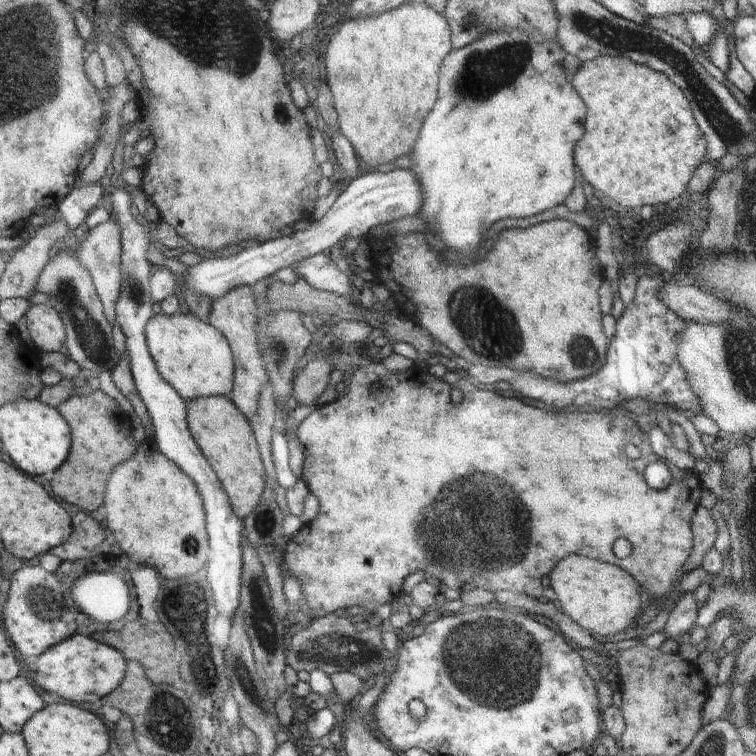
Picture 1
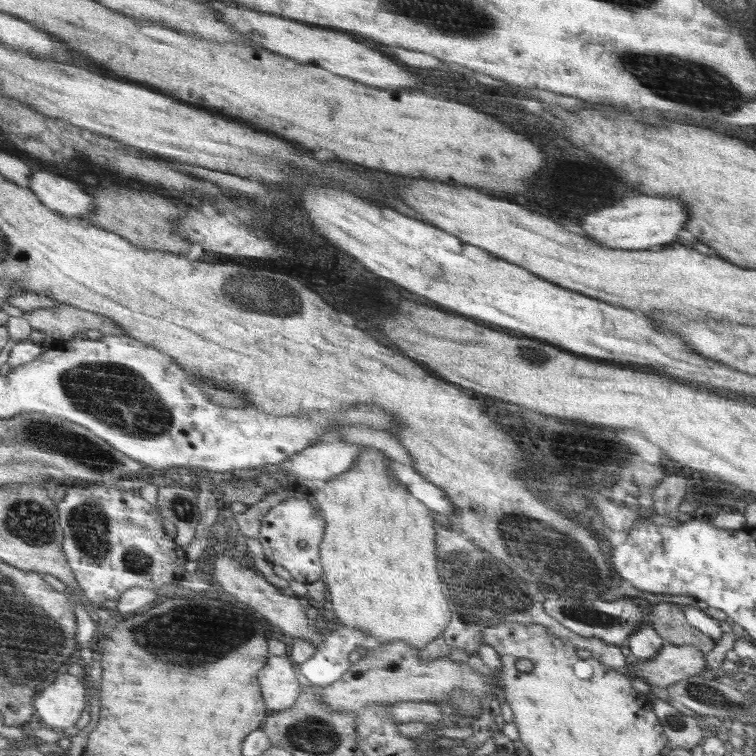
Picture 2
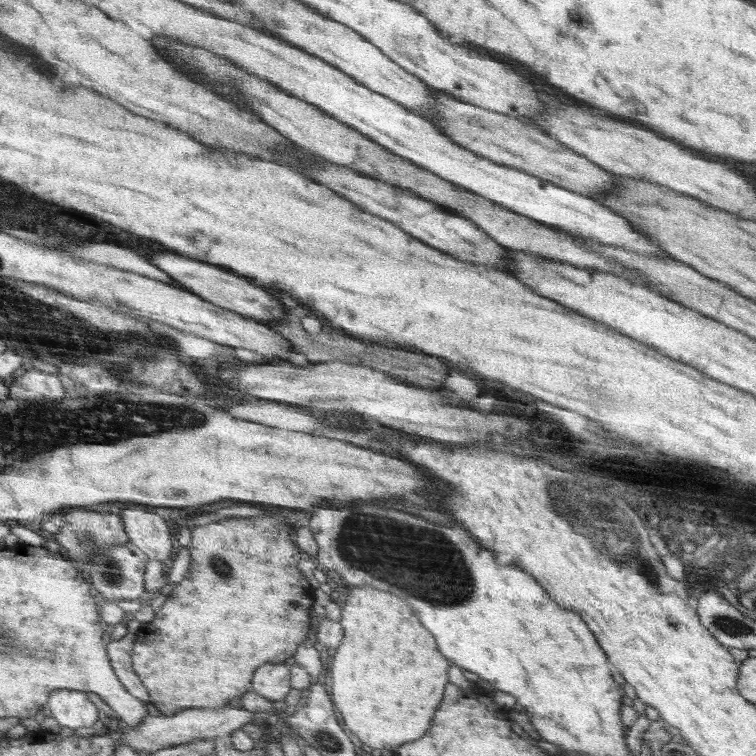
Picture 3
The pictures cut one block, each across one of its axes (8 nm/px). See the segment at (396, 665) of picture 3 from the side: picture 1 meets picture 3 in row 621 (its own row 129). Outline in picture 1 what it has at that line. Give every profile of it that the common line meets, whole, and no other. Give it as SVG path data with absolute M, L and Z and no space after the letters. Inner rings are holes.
M410 2L380 16L340 20L338 31L331 36L324 60L336 122L340 132L352 144L356 156L370 170L394 167L398 158L412 150L422 120L436 102L439 68L453 49L450 48L450 27L447 19L426 2Z

